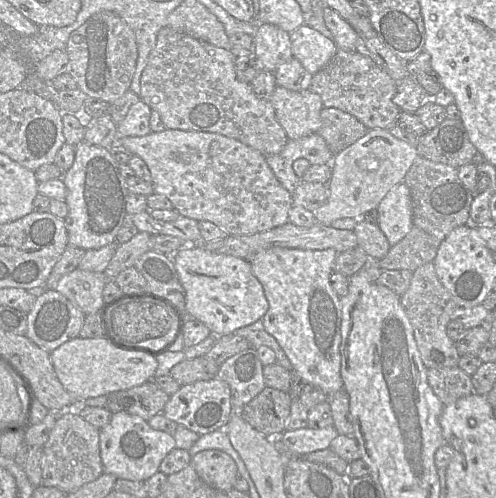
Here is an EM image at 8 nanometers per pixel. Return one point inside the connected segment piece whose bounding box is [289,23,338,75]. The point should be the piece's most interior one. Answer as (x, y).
(313, 50)

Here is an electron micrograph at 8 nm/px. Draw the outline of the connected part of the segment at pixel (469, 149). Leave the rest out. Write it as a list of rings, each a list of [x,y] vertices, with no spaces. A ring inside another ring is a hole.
[[[446,118],[417,139],[418,155],[458,169],[474,163],[480,154],[460,120]]]

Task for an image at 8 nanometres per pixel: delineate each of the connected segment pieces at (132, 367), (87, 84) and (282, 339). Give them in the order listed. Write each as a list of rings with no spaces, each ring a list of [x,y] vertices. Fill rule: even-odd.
[[[77,337],[64,342],[50,353],[55,373],[63,387],[77,400],[107,396],[152,380],[157,358],[137,351],[123,350],[109,338]]]
[[[103,10],[92,15],[69,36],[66,52],[68,73],[88,97],[111,104],[130,90],[138,48],[133,30],[117,13]]]
[[[271,247],[257,253],[250,261],[254,276],[262,284],[269,308],[262,318],[265,330],[272,335],[290,360],[294,376],[304,384],[320,388],[330,396],[343,389],[341,377],[341,304],[331,286],[330,276],[339,253],[332,248],[325,250],[303,250]]]

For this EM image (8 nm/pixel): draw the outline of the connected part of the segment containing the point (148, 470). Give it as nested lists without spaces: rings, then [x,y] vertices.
[[[124,412],[112,414],[109,424],[100,429],[99,438],[103,471],[132,481],[146,481],[156,474],[165,456],[176,448],[172,435],[154,430],[143,418]]]

